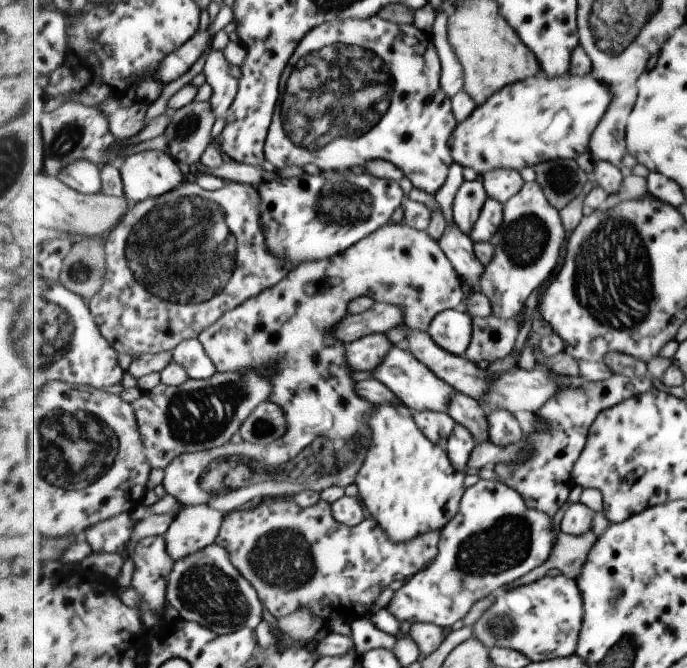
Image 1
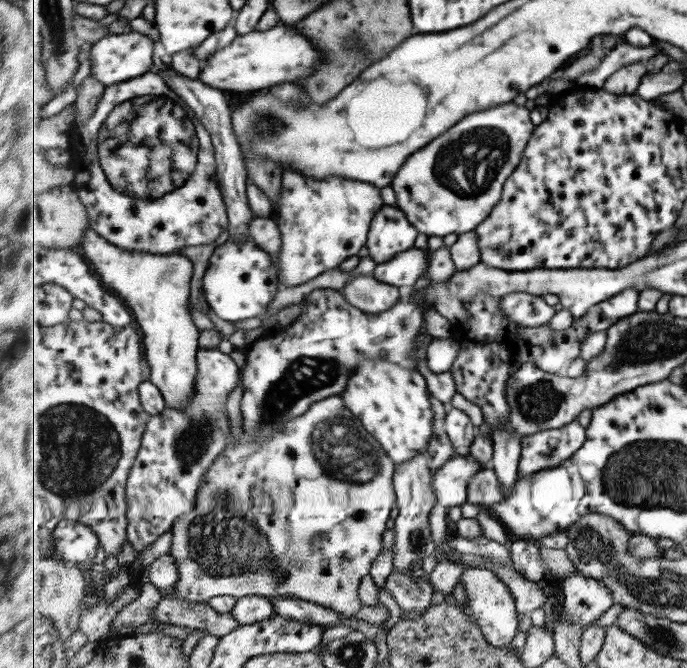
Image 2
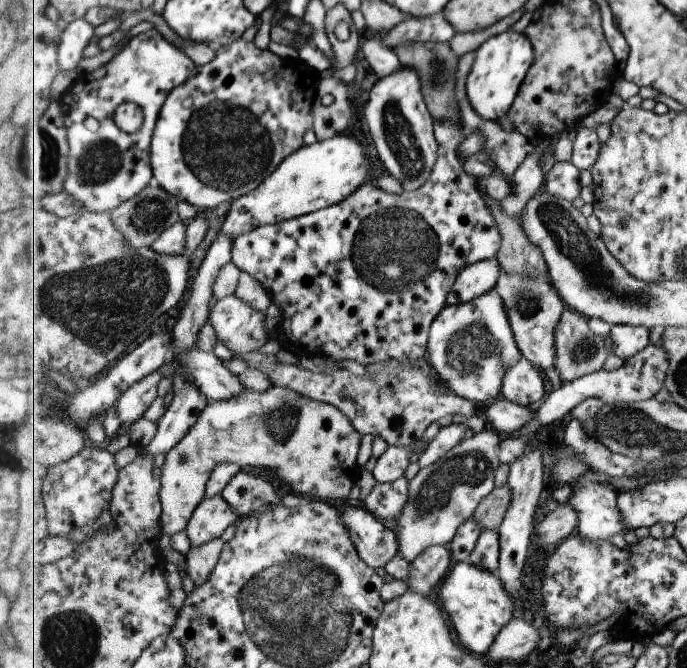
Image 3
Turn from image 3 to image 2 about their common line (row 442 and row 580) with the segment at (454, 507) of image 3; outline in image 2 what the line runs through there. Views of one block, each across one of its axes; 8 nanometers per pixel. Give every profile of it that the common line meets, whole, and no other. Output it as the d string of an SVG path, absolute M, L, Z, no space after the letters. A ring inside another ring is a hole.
M474 567L467 568L463 572L460 582L464 584L468 608L476 617L476 622L486 639L495 646L510 648L509 644L514 641L517 628L519 628L520 616L516 598L511 594L509 587L498 577L497 573Z

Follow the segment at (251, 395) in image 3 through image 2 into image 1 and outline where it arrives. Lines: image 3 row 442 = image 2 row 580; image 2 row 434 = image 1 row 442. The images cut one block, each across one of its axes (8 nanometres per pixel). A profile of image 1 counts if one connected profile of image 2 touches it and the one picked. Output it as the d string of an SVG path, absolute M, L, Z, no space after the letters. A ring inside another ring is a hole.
M404 222L399 224L388 223L386 226L379 228L375 233L363 238L363 241L357 242L351 249L345 250L343 254L337 254L332 258L325 258L324 260L315 260L315 262L303 262L296 266L292 272L279 282L279 285L273 286L271 289L265 290L259 297L254 297L242 306L239 306L236 310L227 312L222 318L219 318L218 322L215 322L214 326L210 329L203 330L203 333L199 336L200 342L203 344L205 351L209 354L211 360L215 364L218 372L249 372L249 370L259 370L261 372L267 372L267 376L271 378L271 382L274 383L273 392L271 392L271 402L278 403L279 406L286 411L287 422L290 423L290 427L287 429L287 434L283 436L280 442L273 442L267 446L260 444L251 444L251 442L242 440L239 444L235 442L229 442L223 447L215 449L200 451L195 453L185 453L178 458L175 458L174 462L171 462L170 466L164 469L164 487L166 494L173 496L176 501L182 507L191 507L197 505L208 505L215 509L223 511L225 514L234 513L235 508L240 508L245 502L253 500L253 498L259 498L259 496L268 496L273 499L277 497L292 498L299 492L305 490L311 490L320 493L322 490L331 486L346 487L349 484L355 484L357 474L361 470L361 466L365 464L367 452L371 449L371 414L375 413L375 405L371 404L369 400L362 398L358 394L358 382L353 380L353 370L347 362L347 345L345 342L341 342L339 338L331 336L331 330L335 326L339 325L339 322L343 321L350 314L350 303L360 297L371 297L376 302L393 304L393 306L401 306L405 310L405 323L413 330L423 330L427 332L431 322L435 321L435 318L448 309L458 309L464 306L466 302L465 289L462 285L462 280L459 277L458 271L454 268L454 264L447 258L445 252L443 252L440 242L433 238L429 232L421 231Z

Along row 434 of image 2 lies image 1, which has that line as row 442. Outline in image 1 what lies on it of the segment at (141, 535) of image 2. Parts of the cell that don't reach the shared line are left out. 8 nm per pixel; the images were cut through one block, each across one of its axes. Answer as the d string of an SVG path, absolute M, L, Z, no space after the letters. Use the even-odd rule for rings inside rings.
M249 370L249 372L217 372L209 379L190 379L182 386L159 384L154 390L143 392L138 400L132 402L135 415L139 420L139 431L142 432L143 442L146 443L147 458L152 469L165 469L175 461L175 458L185 453L207 451L223 447L231 442L235 432L240 433L243 422L263 402L269 401L274 383L267 372Z

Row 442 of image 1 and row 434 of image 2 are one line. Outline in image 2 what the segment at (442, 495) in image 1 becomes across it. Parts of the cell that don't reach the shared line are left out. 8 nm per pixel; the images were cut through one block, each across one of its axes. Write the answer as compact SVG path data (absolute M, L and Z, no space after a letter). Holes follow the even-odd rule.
M384 358L363 362L342 394L347 408L359 417L364 428L382 444L387 455L399 466L421 455L435 433L436 412L426 376L417 369L403 367Z

